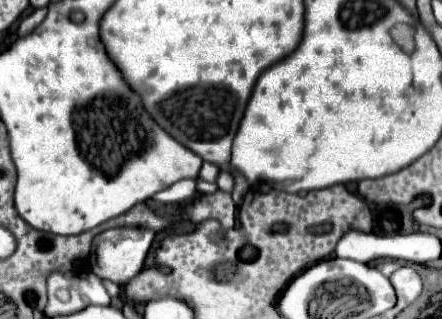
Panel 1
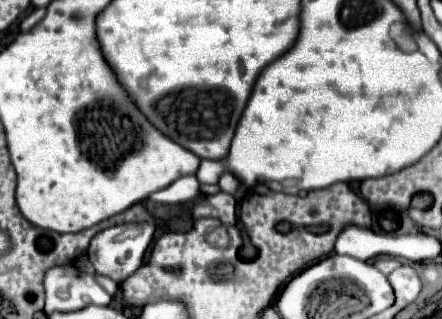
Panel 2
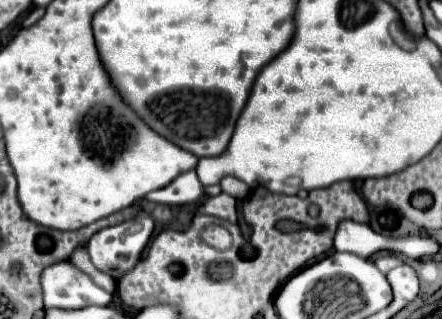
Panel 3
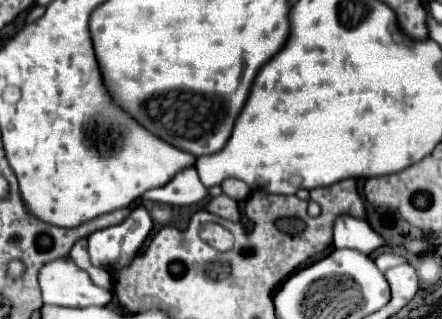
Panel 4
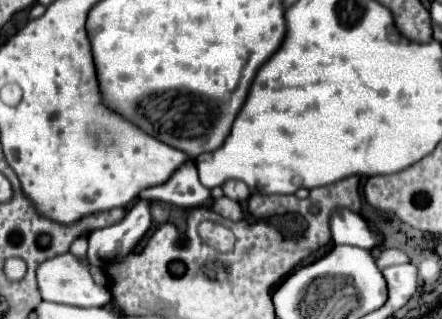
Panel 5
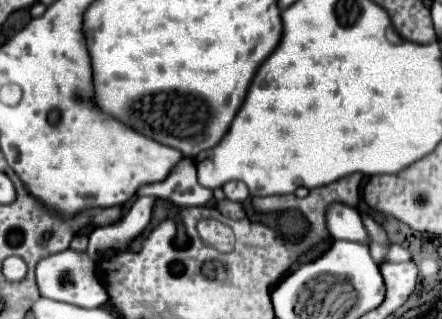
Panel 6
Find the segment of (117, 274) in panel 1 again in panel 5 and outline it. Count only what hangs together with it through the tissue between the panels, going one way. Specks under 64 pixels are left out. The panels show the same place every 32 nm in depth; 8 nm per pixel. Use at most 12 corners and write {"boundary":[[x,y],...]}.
{"boundary":[[150,200],[122,222],[94,230],[88,258],[120,260],[150,228]]}

